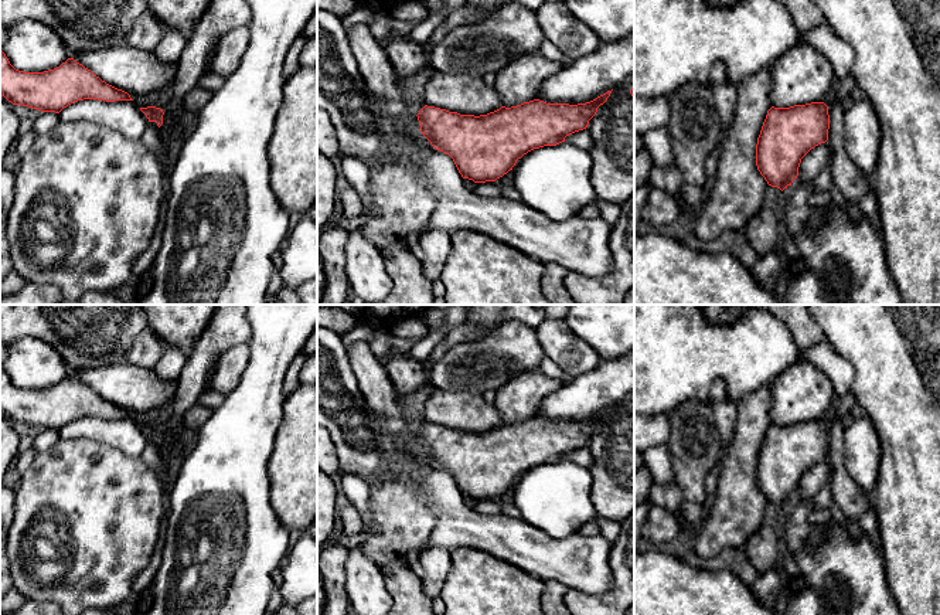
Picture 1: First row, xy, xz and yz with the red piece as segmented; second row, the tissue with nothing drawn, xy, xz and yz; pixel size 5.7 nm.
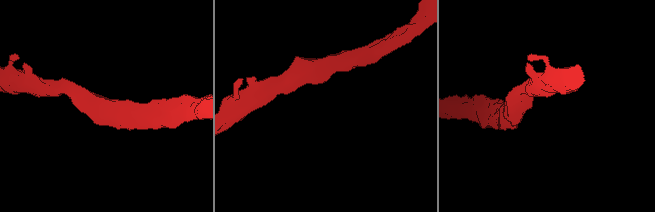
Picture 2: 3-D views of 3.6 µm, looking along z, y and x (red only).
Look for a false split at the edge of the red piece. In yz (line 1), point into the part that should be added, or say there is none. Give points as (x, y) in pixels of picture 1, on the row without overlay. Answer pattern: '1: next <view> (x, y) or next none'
1: next none

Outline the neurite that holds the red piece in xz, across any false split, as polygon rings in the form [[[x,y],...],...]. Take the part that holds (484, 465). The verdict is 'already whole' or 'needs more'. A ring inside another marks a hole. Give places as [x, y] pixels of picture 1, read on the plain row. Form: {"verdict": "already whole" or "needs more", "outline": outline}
{"verdict": "already whole", "outline": [[[607,408],[590,419],[578,422],[546,421],[534,417],[511,425],[501,424],[480,434],[460,432],[425,422],[416,434],[422,452],[436,468],[453,476],[463,496],[486,500],[507,492],[528,469],[544,463],[556,463],[565,459],[566,453],[586,446],[597,425],[607,418],[610,411],[612,408]]]}

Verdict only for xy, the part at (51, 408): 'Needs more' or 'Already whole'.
Already whole

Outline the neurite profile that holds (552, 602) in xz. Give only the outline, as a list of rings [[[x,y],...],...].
[[[545,580],[544,584],[541,605],[545,615],[572,615],[563,601],[568,588],[554,580]]]

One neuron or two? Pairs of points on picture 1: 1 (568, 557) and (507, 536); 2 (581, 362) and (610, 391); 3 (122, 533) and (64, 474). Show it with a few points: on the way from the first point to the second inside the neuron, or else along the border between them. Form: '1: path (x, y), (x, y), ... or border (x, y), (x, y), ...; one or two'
1: path (552, 557), (542, 557), (523, 544); one
2: border (600, 359), (592, 369), (572, 377); two
3: path (109, 517), (79, 488); one

